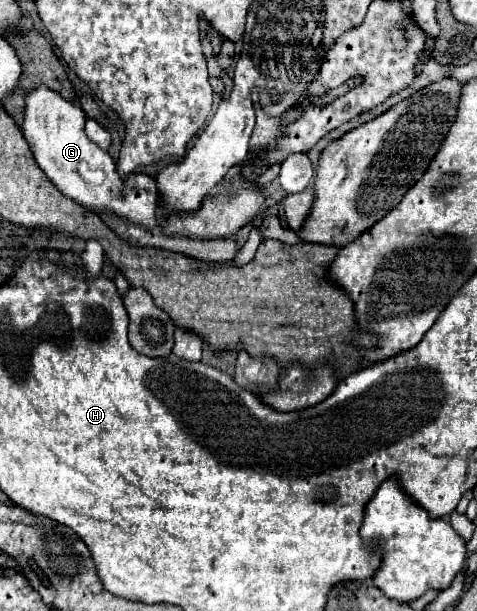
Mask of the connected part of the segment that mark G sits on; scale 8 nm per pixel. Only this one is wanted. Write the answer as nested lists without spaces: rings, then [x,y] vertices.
[[[46,85],[34,87],[26,97],[22,133],[38,167],[50,177],[60,193],[88,209],[110,209],[130,223],[160,227],[156,219],[156,179],[150,175],[132,175],[124,187],[124,181],[116,171],[116,163],[106,151],[98,149],[98,145],[88,139],[84,133],[84,123],[86,115],[82,107],[62,99],[62,95],[48,89]]]

